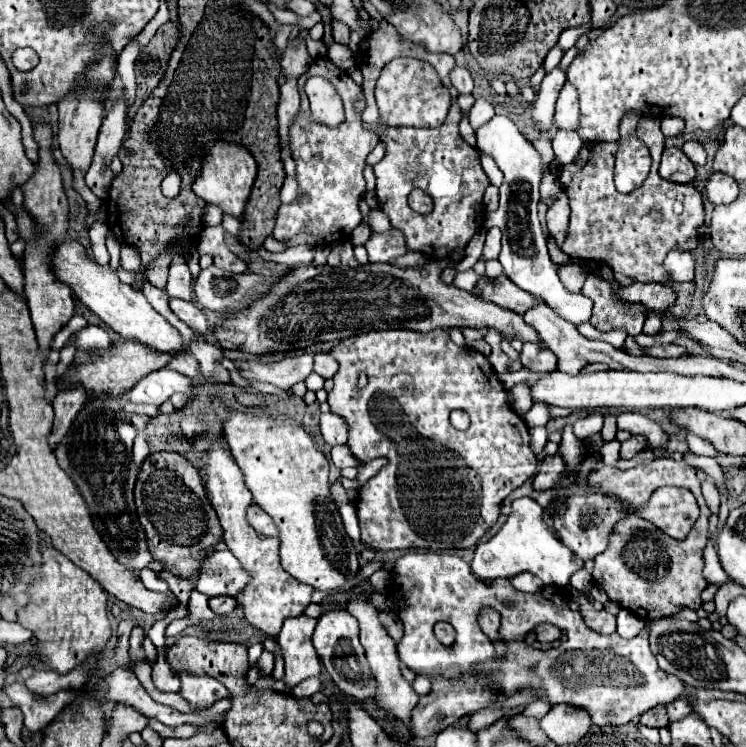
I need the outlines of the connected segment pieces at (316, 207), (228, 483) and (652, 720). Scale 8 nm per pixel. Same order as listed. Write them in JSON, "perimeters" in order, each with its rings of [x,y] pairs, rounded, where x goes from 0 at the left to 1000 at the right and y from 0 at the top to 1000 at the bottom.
{"perimeters":[[[[440,76],[421,79],[416,92],[399,106],[402,124],[410,106],[421,100],[437,103],[453,119],[461,135],[464,159],[458,162],[456,170],[437,170],[434,165],[426,165],[418,157],[413,157],[410,149],[405,149],[389,165],[386,178],[389,178],[391,210],[397,216],[399,253],[402,258],[413,261],[413,272],[394,274],[397,281],[387,281],[387,274],[377,274],[373,281],[366,317],[373,323],[381,323],[385,331],[399,328],[426,331],[426,328],[445,328],[469,320],[472,307],[485,296],[480,269],[491,256],[491,245],[485,237],[491,221],[488,216],[493,205],[507,194],[507,181],[491,175],[483,165],[483,154],[475,149],[475,135],[483,127],[483,119],[472,108],[472,103],[456,90],[450,90]]],[[[290,593],[290,598],[279,606],[276,655],[279,655],[282,665],[284,665],[282,668],[284,679],[290,681],[290,689],[295,695],[298,708],[300,708],[298,722],[300,722],[303,732],[314,740],[314,746],[324,754],[324,759],[335,770],[327,791],[322,791],[316,797],[316,805],[319,805],[319,810],[324,810],[327,826],[330,826],[330,831],[335,837],[354,845],[357,850],[370,853],[375,847],[375,839],[378,839],[381,829],[402,826],[408,821],[408,815],[418,807],[421,786],[391,775],[391,770],[386,770],[378,762],[375,740],[373,740],[375,724],[370,719],[349,722],[343,716],[343,711],[338,711],[338,705],[332,705],[330,681],[338,676],[338,663],[335,663],[332,652],[327,649],[324,633],[316,625],[316,617],[311,614],[308,604],[303,604],[295,593]]],[[[885,944],[885,946],[877,946],[874,952],[866,952],[861,960],[858,960],[858,968],[866,971],[866,973],[893,973],[895,971],[895,957],[893,957],[893,946]]]]}

